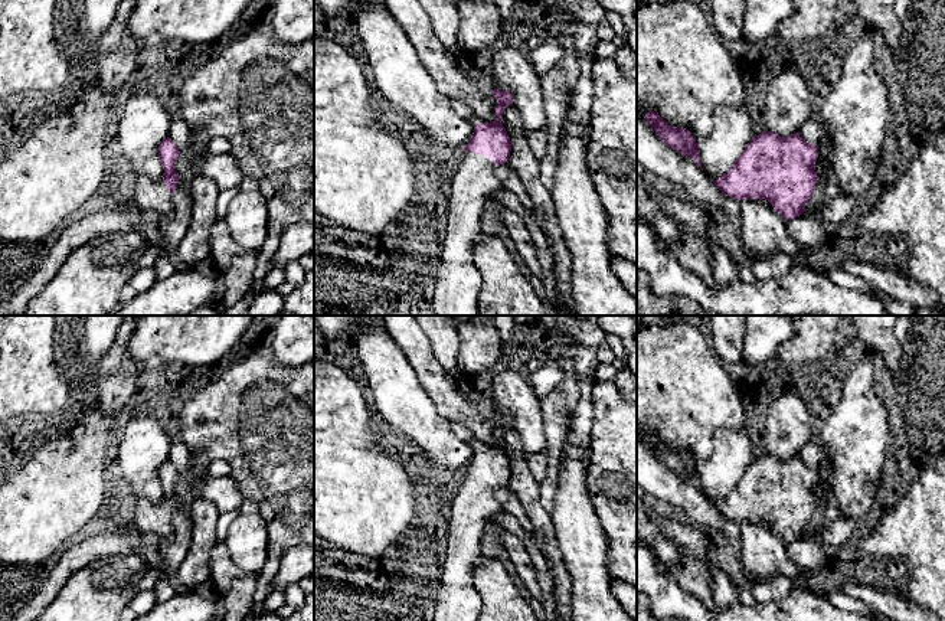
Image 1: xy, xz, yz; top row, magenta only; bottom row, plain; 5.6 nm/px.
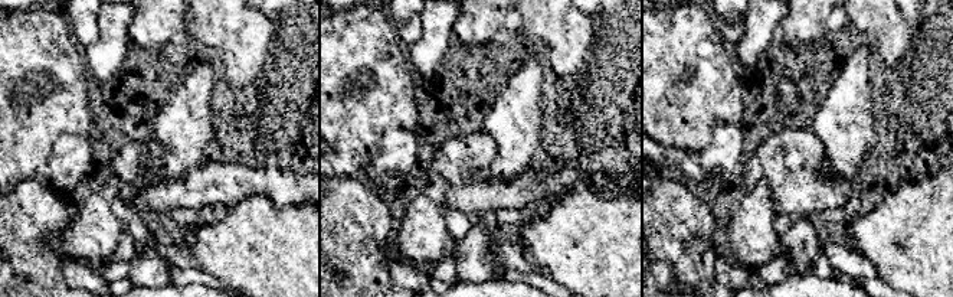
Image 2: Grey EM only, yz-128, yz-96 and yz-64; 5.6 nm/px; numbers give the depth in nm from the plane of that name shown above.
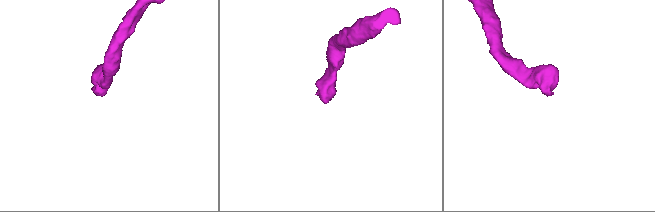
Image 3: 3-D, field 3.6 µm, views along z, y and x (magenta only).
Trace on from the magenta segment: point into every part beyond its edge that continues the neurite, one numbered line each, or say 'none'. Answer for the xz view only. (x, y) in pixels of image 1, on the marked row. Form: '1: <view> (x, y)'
1: xz (457, 286)

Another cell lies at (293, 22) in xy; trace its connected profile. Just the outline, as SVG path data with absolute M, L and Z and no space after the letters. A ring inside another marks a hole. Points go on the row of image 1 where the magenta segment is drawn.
M278 0L269 22L277 40L295 45L314 36L314 0Z

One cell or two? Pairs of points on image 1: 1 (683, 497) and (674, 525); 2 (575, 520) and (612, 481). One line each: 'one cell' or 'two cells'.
1: two cells
2: two cells

